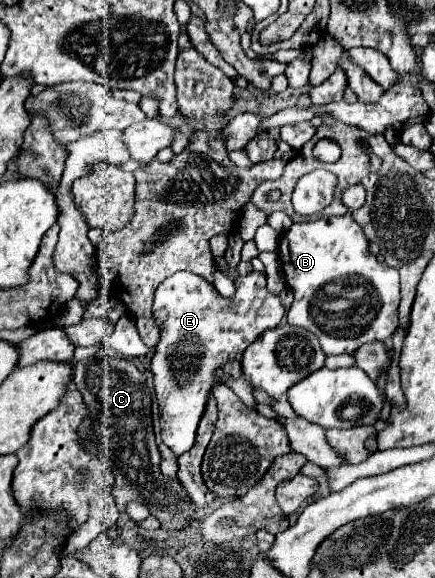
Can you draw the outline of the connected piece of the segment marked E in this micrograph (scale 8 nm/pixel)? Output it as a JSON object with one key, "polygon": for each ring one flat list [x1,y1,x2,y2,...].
{"polygon":[[185,271,167,277,157,287,153,317,161,329,161,337,151,359,151,373,161,415,161,439,175,455,193,447,197,425,215,385,215,371,223,369,227,361,241,361,243,351,263,331,275,329,283,315,285,307,279,295,267,289,265,273,261,271,237,277,231,297,223,297,213,283]]}

